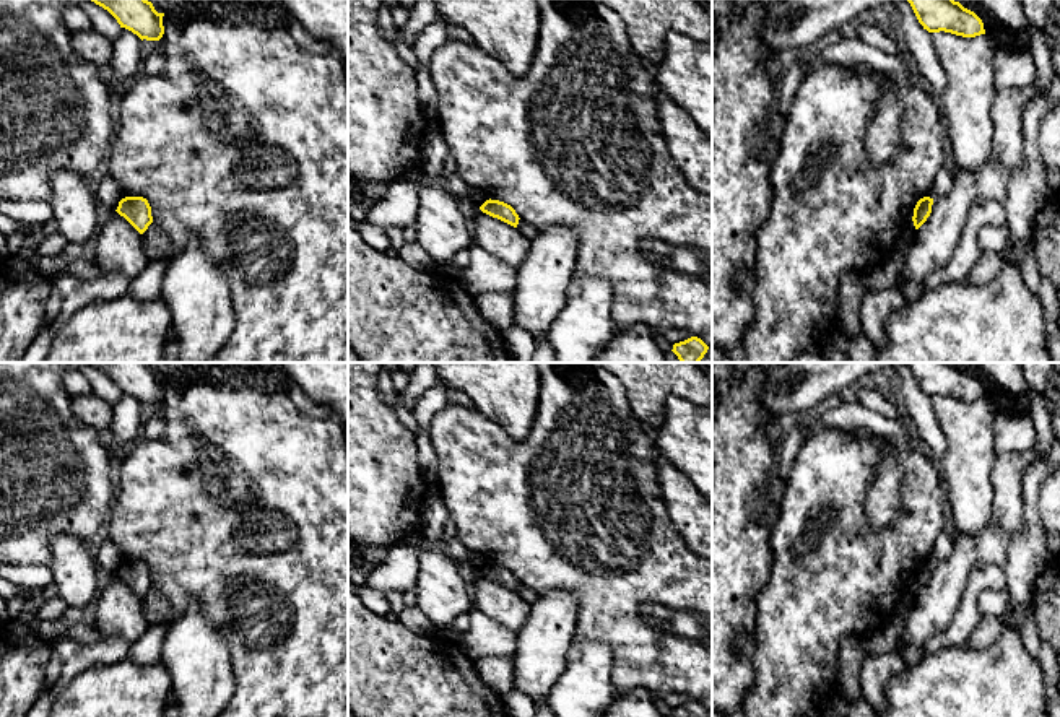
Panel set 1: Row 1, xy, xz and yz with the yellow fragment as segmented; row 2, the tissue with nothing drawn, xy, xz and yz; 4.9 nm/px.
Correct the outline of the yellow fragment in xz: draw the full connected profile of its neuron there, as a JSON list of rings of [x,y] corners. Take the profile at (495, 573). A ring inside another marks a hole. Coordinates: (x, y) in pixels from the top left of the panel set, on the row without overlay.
[[[486,564],[480,574],[493,582],[497,582],[514,592],[517,592],[519,589],[519,579],[515,577],[515,574],[504,567],[504,566],[499,566],[499,564]]]

